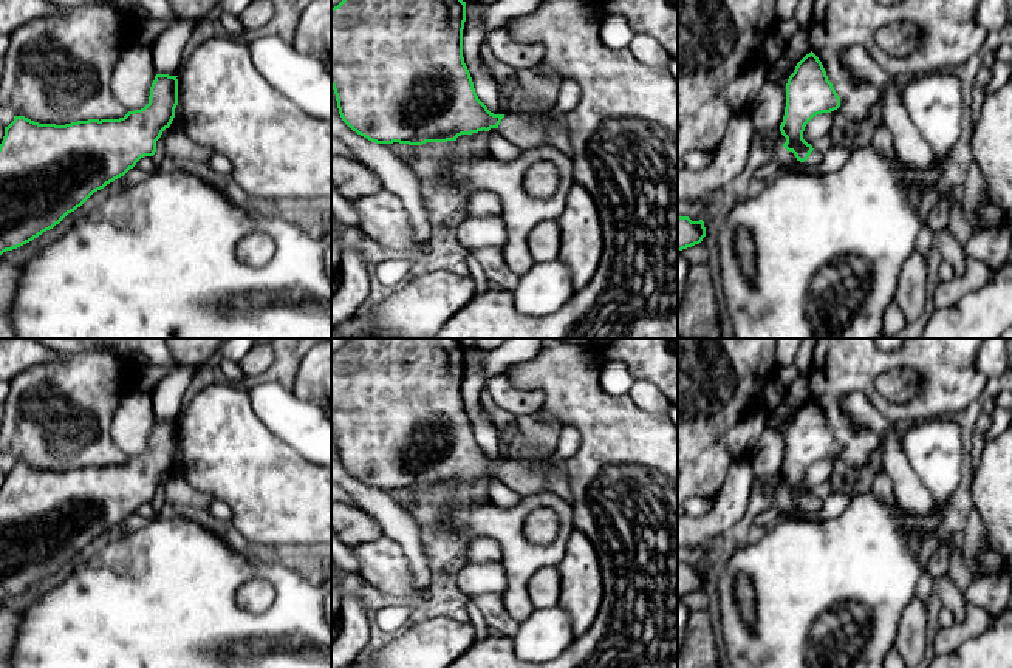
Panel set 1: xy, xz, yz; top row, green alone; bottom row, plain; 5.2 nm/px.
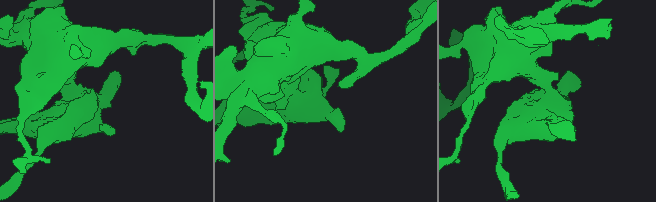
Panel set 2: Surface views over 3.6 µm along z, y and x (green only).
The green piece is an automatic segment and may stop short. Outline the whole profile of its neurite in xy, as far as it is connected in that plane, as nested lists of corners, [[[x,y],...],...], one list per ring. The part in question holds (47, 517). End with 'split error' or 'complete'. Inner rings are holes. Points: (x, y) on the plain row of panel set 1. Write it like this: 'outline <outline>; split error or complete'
outline [[[156,421],[150,433],[149,450],[119,465],[88,465],[65,472],[39,470],[14,462],[5,473],[0,490],[0,602],[17,595],[59,571],[80,554],[94,538],[124,523],[144,503],[153,503],[156,487],[170,473],[178,452],[178,422]]]; complete

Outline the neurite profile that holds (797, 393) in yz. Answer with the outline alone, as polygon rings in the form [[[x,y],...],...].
[[[808,376],[797,377],[789,387],[786,387],[785,396],[780,404],[768,411],[768,421],[764,427],[777,428],[792,416],[800,405],[811,399],[811,390]]]

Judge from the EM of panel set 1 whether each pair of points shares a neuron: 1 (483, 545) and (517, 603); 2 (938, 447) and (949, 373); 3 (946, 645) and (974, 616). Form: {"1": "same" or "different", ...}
{"1": "different", "2": "different", "3": "same"}

